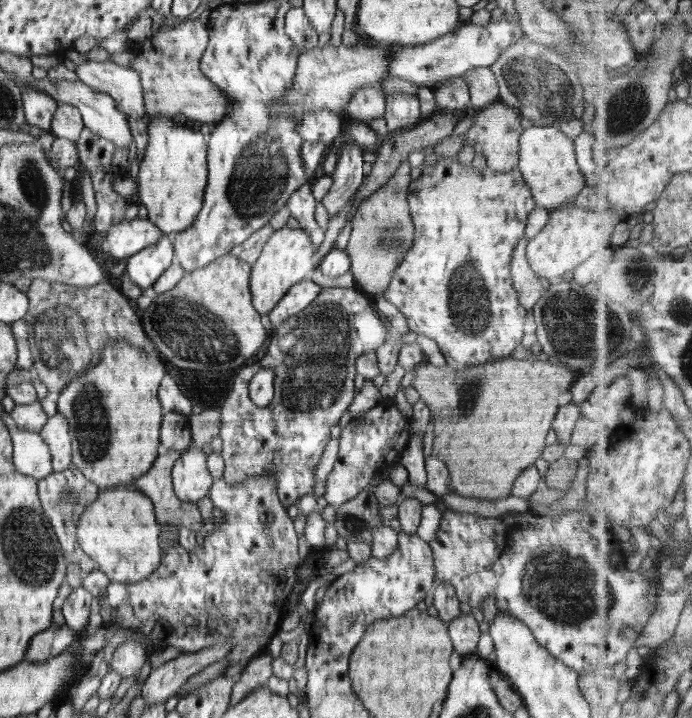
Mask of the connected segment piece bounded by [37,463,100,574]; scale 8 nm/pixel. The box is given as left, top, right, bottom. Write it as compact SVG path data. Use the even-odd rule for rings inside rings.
M70 463L70 467L62 472L53 470L50 475L37 480L37 484L37 494L41 501L43 514L49 518L50 524L59 540L65 560L68 563L76 562L76 564L79 564L83 574L92 572L96 568L96 564L80 548L77 541L76 528L78 520L84 514L85 509L94 502L95 498L98 498L100 487L91 483L74 463Z

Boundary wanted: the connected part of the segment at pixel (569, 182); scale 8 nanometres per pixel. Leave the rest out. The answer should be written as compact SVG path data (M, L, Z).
M552 125L529 127L522 132L518 142L520 150L516 168L530 187L535 206L551 211L573 203L585 186L585 177L576 160L574 140L564 134L560 126Z

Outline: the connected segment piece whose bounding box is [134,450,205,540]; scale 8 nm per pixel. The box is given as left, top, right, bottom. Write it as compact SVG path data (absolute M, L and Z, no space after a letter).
M169 450L158 455L152 463L152 468L136 478L134 484L140 493L143 493L152 503L155 509L155 517L161 530L176 530L189 526L196 533L198 540L205 536L204 522L196 503L181 503L173 490L171 470L174 463L180 458L181 452Z

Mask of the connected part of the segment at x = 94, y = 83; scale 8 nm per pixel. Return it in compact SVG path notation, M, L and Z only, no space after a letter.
M88 60L76 65L75 72L84 84L112 96L134 124L143 123L146 108L140 76L136 70L119 66L111 60Z

